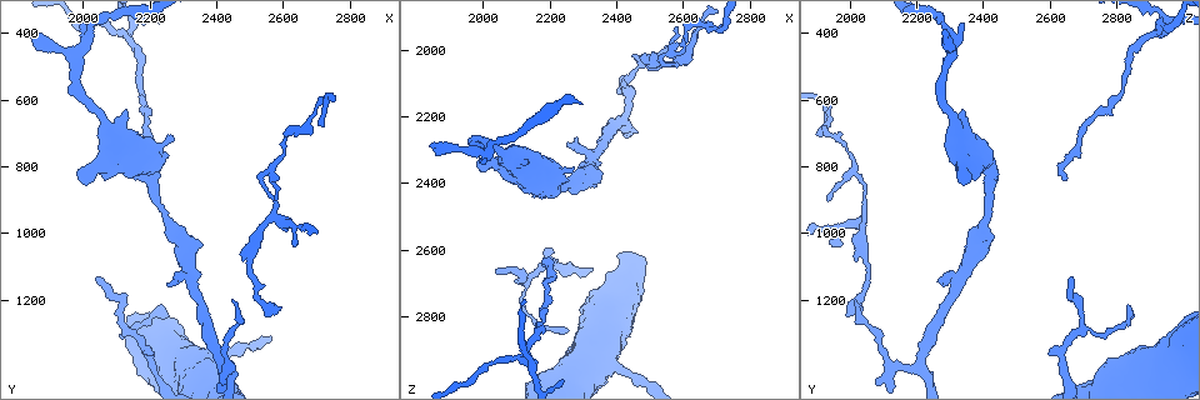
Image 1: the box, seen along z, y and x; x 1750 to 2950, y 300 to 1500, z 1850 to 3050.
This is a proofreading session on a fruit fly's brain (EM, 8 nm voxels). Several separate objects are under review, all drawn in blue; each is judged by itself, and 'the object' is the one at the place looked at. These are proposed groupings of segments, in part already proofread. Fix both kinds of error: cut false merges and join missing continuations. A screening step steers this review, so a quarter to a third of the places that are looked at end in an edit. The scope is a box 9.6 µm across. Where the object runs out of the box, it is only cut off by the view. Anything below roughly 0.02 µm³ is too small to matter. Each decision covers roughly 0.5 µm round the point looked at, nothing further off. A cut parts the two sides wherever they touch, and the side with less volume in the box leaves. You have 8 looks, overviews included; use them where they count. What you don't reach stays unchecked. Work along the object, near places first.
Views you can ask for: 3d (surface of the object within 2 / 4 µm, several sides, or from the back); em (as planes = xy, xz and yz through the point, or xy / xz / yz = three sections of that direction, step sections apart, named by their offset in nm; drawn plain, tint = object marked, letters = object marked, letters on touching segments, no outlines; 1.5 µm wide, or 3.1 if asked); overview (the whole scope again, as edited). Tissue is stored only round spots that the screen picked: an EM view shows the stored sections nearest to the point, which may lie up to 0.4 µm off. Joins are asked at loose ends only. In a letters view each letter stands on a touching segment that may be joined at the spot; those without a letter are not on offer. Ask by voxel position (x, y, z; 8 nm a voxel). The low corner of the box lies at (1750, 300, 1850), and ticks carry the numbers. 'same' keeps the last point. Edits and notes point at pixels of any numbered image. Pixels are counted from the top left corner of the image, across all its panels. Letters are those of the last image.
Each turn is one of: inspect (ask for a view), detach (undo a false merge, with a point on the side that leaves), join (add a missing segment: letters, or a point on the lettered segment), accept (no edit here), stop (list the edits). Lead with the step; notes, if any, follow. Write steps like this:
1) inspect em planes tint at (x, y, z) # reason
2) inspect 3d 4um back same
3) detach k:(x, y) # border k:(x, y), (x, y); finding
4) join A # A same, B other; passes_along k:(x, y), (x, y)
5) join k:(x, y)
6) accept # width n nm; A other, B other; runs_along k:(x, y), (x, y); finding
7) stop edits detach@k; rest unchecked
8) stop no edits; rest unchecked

inspect 3d 2um at (2240, 920, 2410) # thin neck

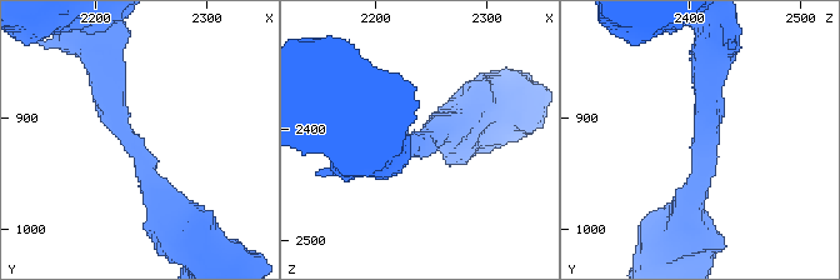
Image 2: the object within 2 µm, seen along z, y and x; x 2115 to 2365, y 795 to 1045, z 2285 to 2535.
inspect em planes tint at (2232, 918, 2410)

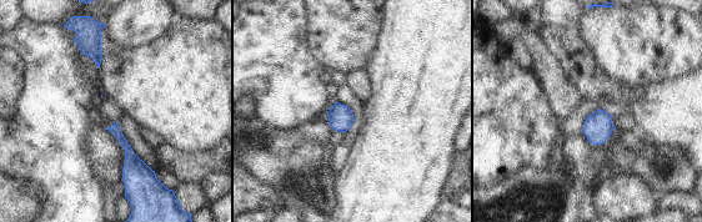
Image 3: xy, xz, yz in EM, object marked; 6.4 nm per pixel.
inspect em planes letters same

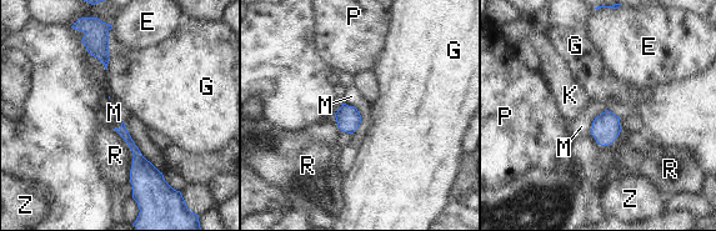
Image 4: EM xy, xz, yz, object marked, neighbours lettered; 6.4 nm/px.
accept # longest_contact R 360 nm; E other, G other, K other, M other, P other, R other, Z other; all the same neuron

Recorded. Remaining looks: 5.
inspect em planes tint at (2500, 1080, 2050) # thick turns thin

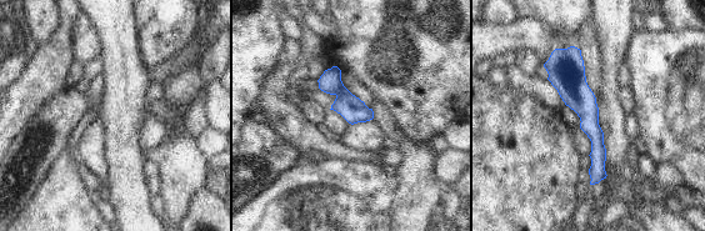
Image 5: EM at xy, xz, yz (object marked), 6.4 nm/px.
inspect em planes letters same # see the neighbours

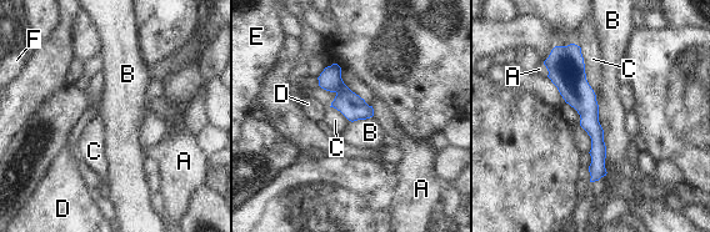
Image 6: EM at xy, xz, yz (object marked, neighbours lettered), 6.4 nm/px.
accept # A other, B other, C other, D other, E other, F other; continuous, no second neuron

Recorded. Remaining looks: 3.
inspect 3d 4um at (2120, 400, 2920) # four-way junction

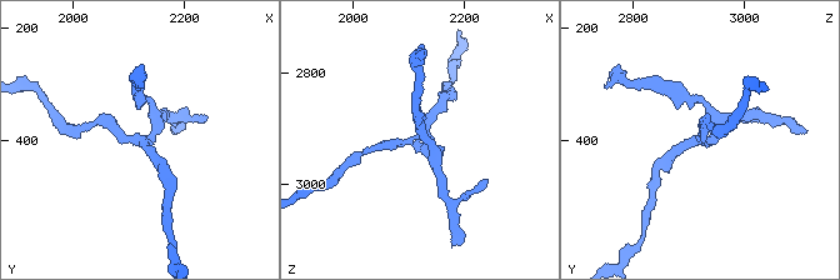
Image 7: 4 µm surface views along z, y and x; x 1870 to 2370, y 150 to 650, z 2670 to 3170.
inspect em planes letters at (2120, 395, 2920) # now the EM

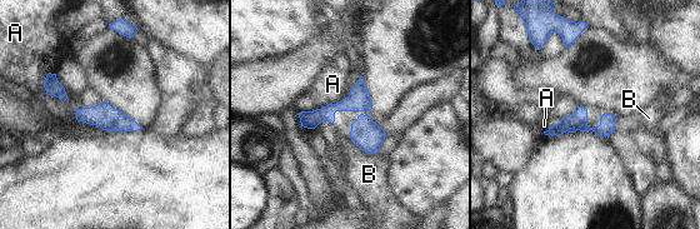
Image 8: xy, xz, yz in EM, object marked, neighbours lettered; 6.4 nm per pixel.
accept # width 120 nm; A other, B other; runs_along 8:(303, 119), (356, 106), (381, 137); continuous, no second neuron

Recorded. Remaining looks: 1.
stop no edits; rest unchecked

